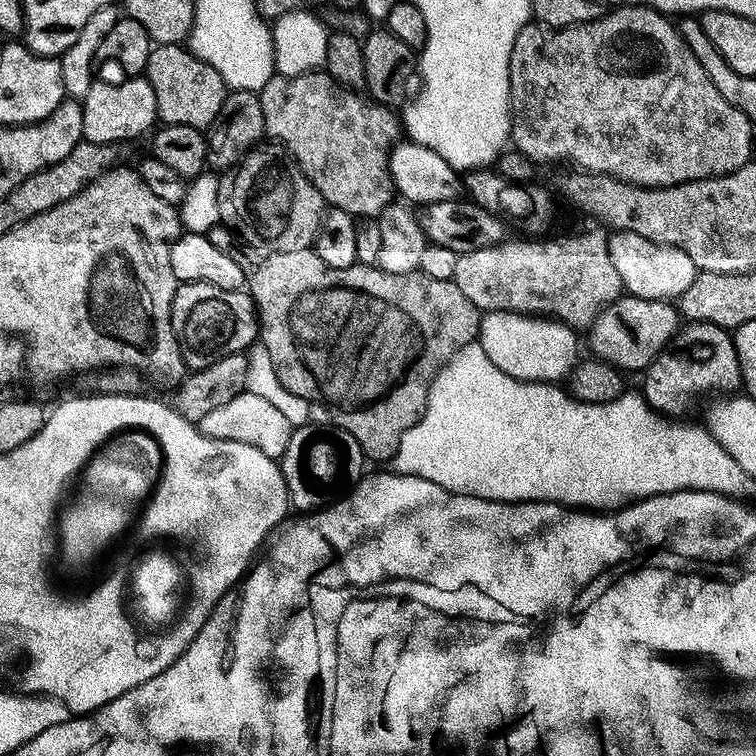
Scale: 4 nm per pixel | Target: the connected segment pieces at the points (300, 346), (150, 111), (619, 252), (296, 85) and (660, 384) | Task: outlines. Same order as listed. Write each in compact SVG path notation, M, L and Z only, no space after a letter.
M312 248L302 250L290 250L289 252L269 252L265 251L264 256L257 262L246 276L246 288L256 304L256 315L258 317L258 340L270 354L270 362L274 362L274 370L278 373L285 371L284 364L296 364L300 372L292 372L286 376L294 394L307 396L309 401L319 401L326 406L327 411L333 416L336 415L339 427L344 428L362 446L362 454L365 461L384 460L391 462L398 454L398 446L402 446L402 434L410 430L424 416L424 411L428 405L428 391L434 382L434 378L451 362L456 353L461 352L467 344L473 343L480 334L481 311L474 307L470 298L458 290L456 281L443 280L442 278L430 278L422 271L407 272L406 274L390 274L385 268L373 266L371 264L354 263L345 268L335 268L326 266L322 258Z
M100 78L93 79L90 90L86 90L83 98L81 112L83 139L113 146L119 145L119 140L132 140L144 131L147 133L158 120L154 90L146 78L124 80L121 84L107 84Z
M623 230L613 231L608 237L608 249L610 250L610 258L613 259L614 266L617 267L618 274L622 277L627 295L638 298L675 301L685 290L689 289L690 282L694 282L698 271L694 258L690 258L690 254L681 252L680 249L669 244L659 244L650 238L644 238L642 234Z
M317 70L311 74L302 76L289 76L287 78L273 78L268 81L268 85L259 93L262 102L262 114L264 115L264 131L270 137L273 136L277 145L283 146L295 156L300 163L301 170L306 174L306 178L310 178L310 182L322 194L325 205L332 208L341 208L349 212L354 218L376 218L385 208L393 203L394 183L392 180L392 171L389 168L389 157L394 145L401 139L402 124L399 119L396 120L387 112L385 105L380 102L369 102L363 95L357 94L355 91L349 90L342 84L336 83L331 76L323 71Z
M688 322L677 332L675 340L664 349L664 353L643 373L644 388L642 395L644 401L655 412L668 418L680 418L684 411L695 402L699 396L708 396L711 392L716 394L736 394L741 391L744 379L738 362L738 350L732 341L733 333L722 326L714 326L710 322Z

